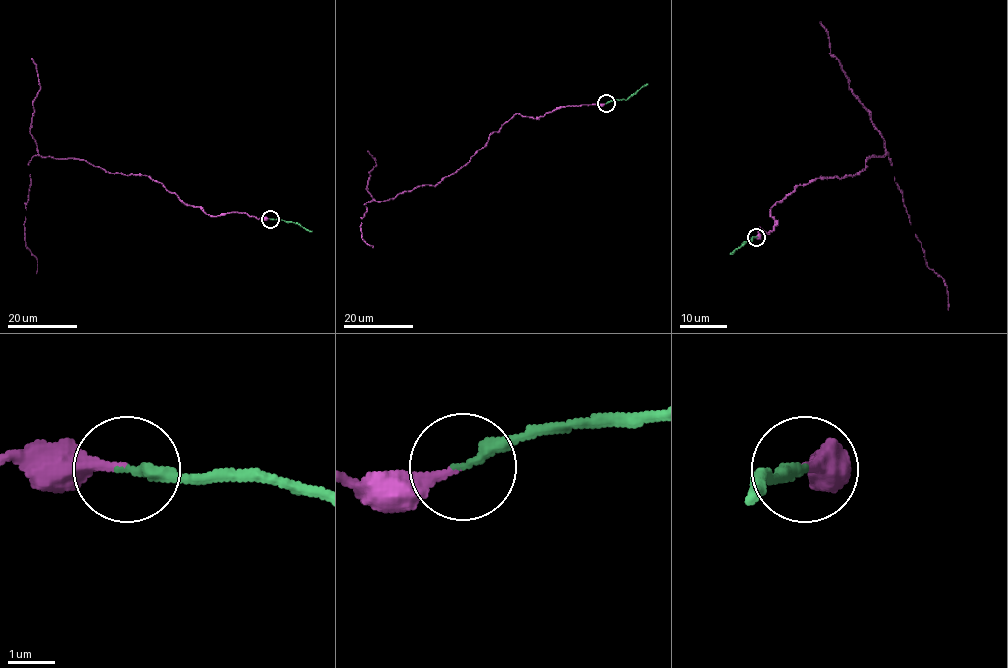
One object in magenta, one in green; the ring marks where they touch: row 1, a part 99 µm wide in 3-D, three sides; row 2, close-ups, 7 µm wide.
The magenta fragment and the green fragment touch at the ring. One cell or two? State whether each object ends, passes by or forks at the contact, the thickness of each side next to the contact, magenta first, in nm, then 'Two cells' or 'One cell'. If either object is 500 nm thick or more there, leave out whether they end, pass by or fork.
At the ring magenta ends. At the ring green ends. Thickness 200 nm (magenta) against 260 nm. One cell

